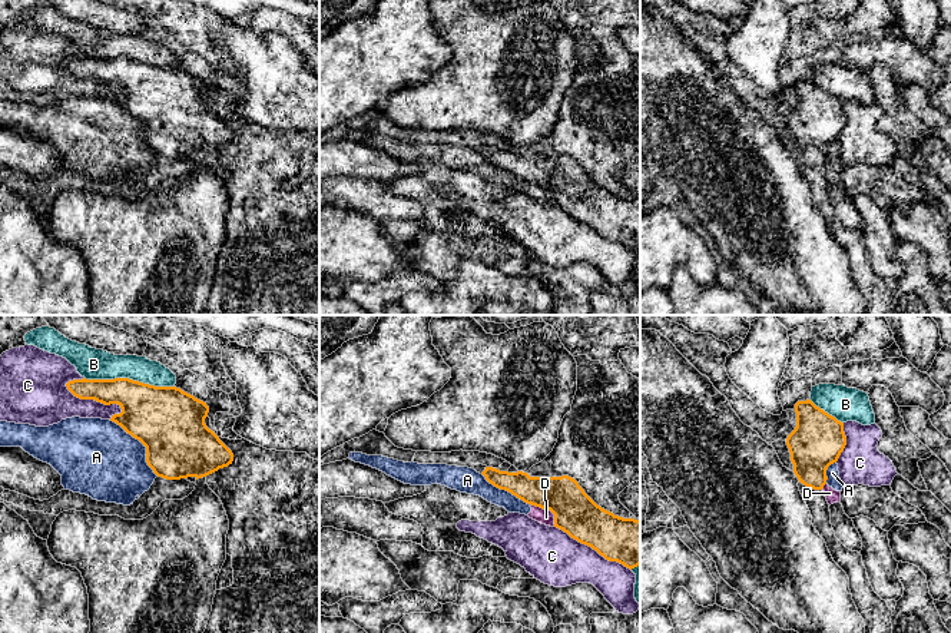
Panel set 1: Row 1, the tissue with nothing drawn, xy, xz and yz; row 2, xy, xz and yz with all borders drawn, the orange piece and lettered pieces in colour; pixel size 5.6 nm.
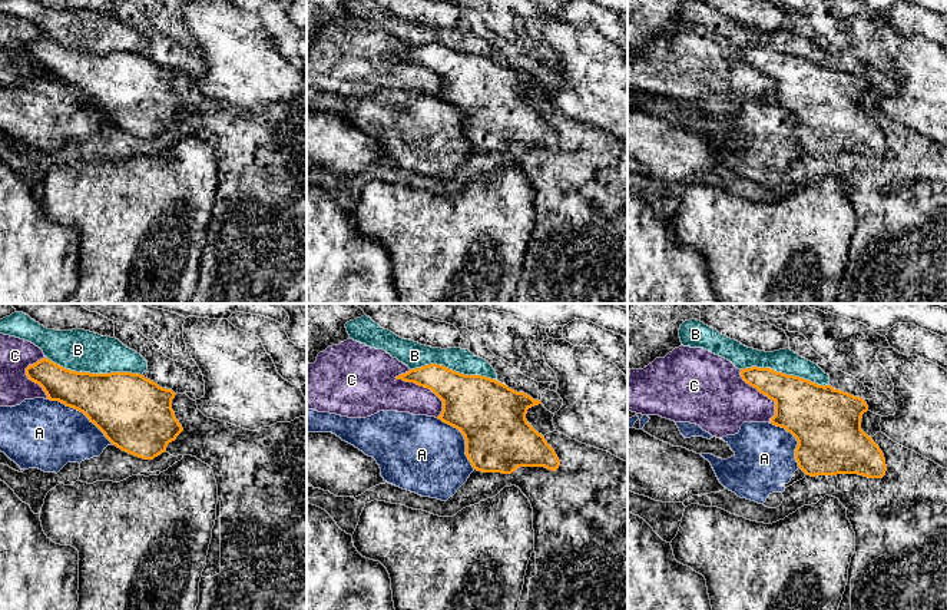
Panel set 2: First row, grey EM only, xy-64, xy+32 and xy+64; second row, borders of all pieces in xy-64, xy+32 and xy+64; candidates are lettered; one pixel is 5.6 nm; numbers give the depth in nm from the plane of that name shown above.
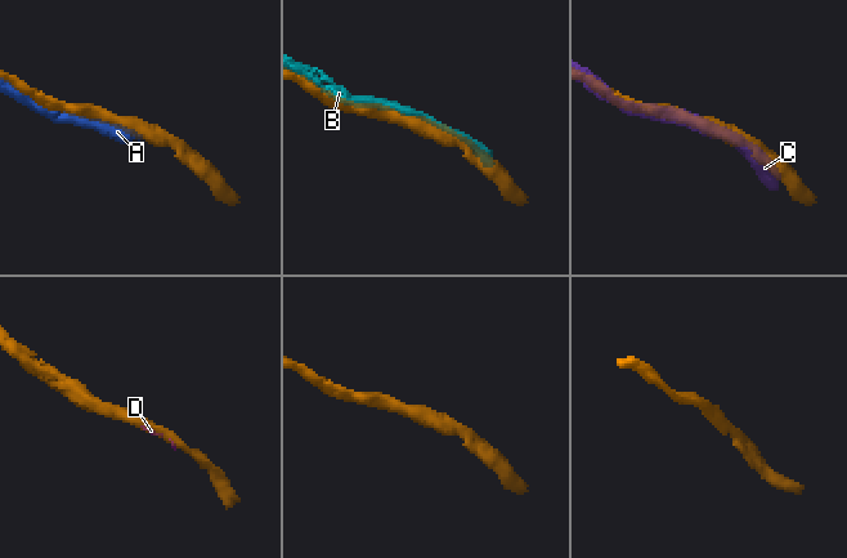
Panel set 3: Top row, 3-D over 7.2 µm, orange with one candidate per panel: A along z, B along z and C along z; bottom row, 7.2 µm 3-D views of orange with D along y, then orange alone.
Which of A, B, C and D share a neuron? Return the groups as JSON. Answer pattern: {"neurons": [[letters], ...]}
{"neurons": [["A", "D"], ["B"], ["C"]]}

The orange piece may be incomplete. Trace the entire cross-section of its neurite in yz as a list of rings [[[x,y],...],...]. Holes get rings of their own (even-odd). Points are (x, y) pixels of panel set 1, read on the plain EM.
[[[811,79],[798,80],[795,92],[796,106],[786,117],[793,152],[803,165],[822,169],[828,146],[838,140],[846,125],[844,102]]]

